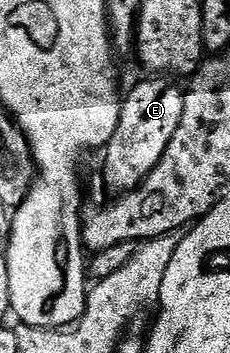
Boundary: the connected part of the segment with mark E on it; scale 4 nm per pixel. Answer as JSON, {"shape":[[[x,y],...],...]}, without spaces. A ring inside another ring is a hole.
{"shape":[[[146,76],[127,94],[125,91],[121,99],[120,124],[116,124],[116,132],[112,132],[112,140],[108,140],[101,155],[102,182],[114,196],[131,194],[154,171],[156,164],[160,164],[172,136],[176,136],[184,112],[184,90],[174,82],[177,81],[166,76]]]}

